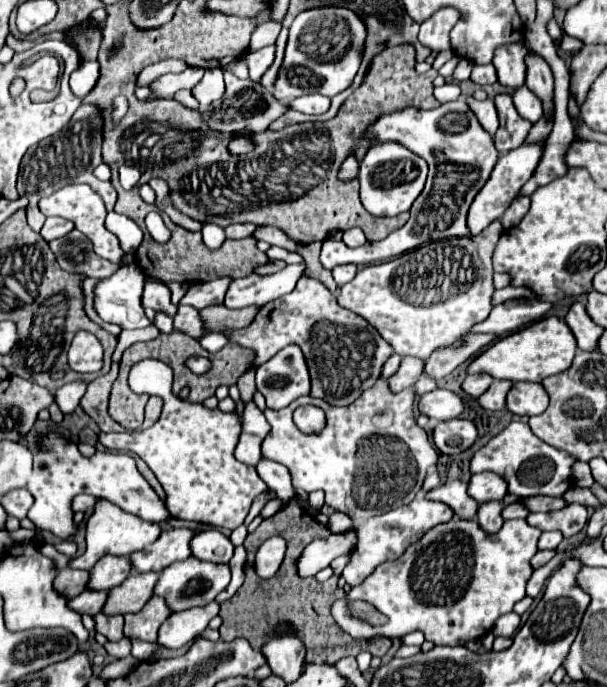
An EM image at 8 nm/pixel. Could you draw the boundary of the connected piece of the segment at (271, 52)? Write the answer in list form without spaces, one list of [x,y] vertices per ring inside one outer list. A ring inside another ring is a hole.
[[[265,46],[261,50],[249,50],[243,58],[247,60],[247,66],[249,66],[249,78],[257,82],[263,76],[263,72],[271,66],[275,58],[275,46]]]

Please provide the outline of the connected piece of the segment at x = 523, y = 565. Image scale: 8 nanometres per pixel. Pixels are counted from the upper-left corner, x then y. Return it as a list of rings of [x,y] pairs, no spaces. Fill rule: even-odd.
[[[453,516],[451,522],[439,524],[431,528],[419,542],[411,544],[405,554],[395,562],[383,562],[367,580],[359,586],[353,586],[345,600],[337,600],[331,608],[333,618],[337,624],[353,638],[401,638],[413,630],[425,634],[425,640],[433,642],[435,646],[465,646],[467,640],[483,638],[495,624],[501,614],[513,610],[515,602],[525,596],[525,582],[531,576],[529,560],[537,552],[537,538],[541,530],[529,526],[525,520],[507,520],[497,534],[487,534],[479,528],[477,522],[465,522]],[[349,600],[367,600],[379,612],[383,612],[389,622],[385,626],[373,626],[361,618],[355,618],[349,612]]]

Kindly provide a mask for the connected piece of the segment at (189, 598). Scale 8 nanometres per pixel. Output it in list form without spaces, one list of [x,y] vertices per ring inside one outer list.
[[[187,558],[183,562],[175,562],[167,566],[159,574],[159,584],[155,584],[155,596],[163,596],[171,612],[181,612],[193,606],[205,606],[221,590],[225,590],[229,580],[231,580],[231,572],[227,564],[213,564],[213,562],[201,562],[197,558]]]

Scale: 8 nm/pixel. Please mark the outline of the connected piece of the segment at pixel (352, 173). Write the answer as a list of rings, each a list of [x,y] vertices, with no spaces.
[[[355,154],[347,156],[347,160],[341,164],[339,170],[339,180],[355,180],[357,178],[357,168],[359,168],[359,160]]]

